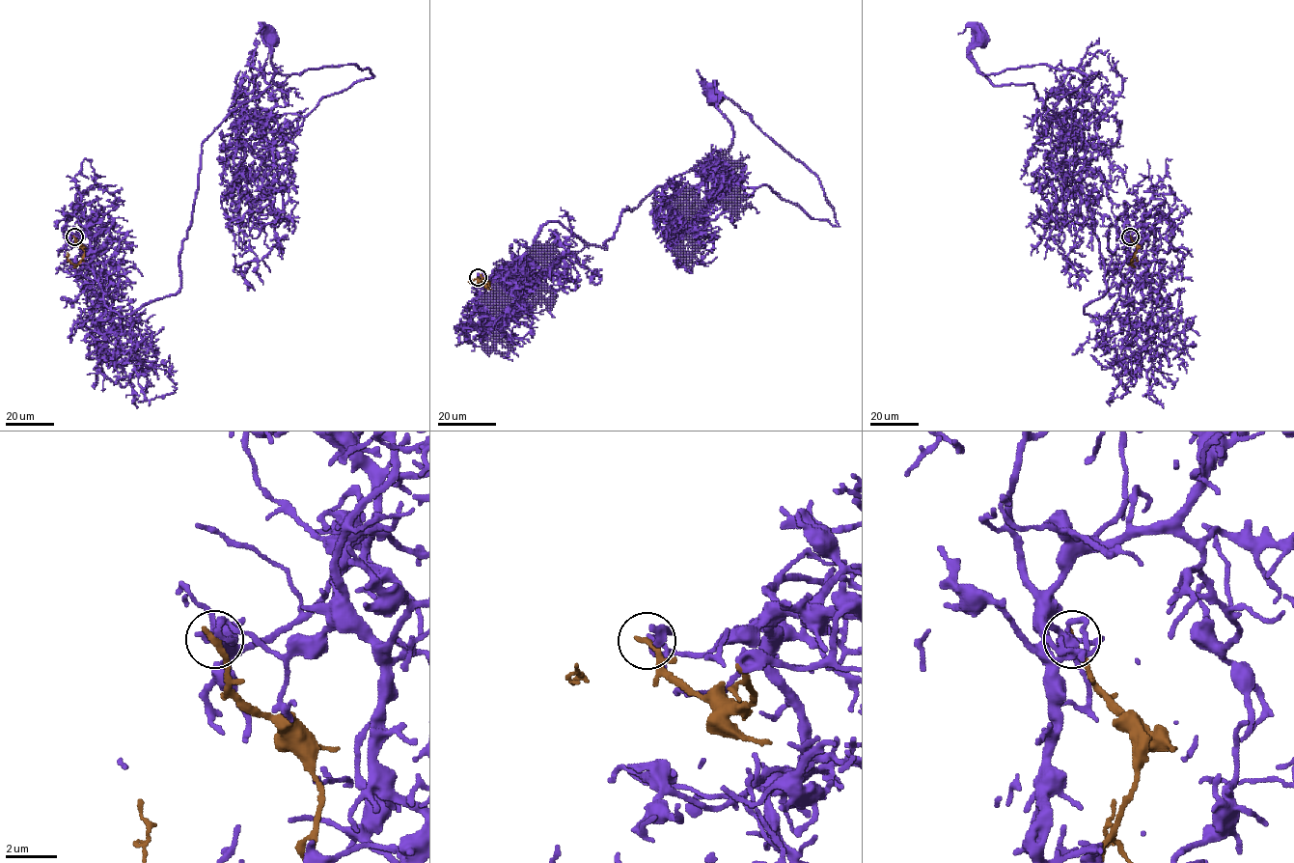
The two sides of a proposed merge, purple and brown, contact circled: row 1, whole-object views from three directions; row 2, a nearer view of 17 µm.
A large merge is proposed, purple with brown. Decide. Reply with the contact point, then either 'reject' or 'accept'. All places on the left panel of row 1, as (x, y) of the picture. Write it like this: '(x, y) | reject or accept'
(74, 236) | reject

